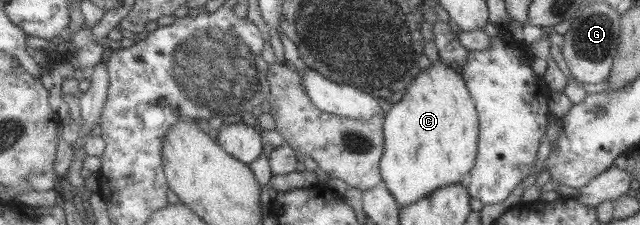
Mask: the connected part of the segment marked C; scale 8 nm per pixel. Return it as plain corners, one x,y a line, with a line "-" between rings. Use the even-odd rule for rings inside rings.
440,59
420,71
401,93
402,98
384,112
383,153
378,163
382,183
393,196
398,208
415,203
438,187
465,182
476,160
478,138
477,112
462,75

